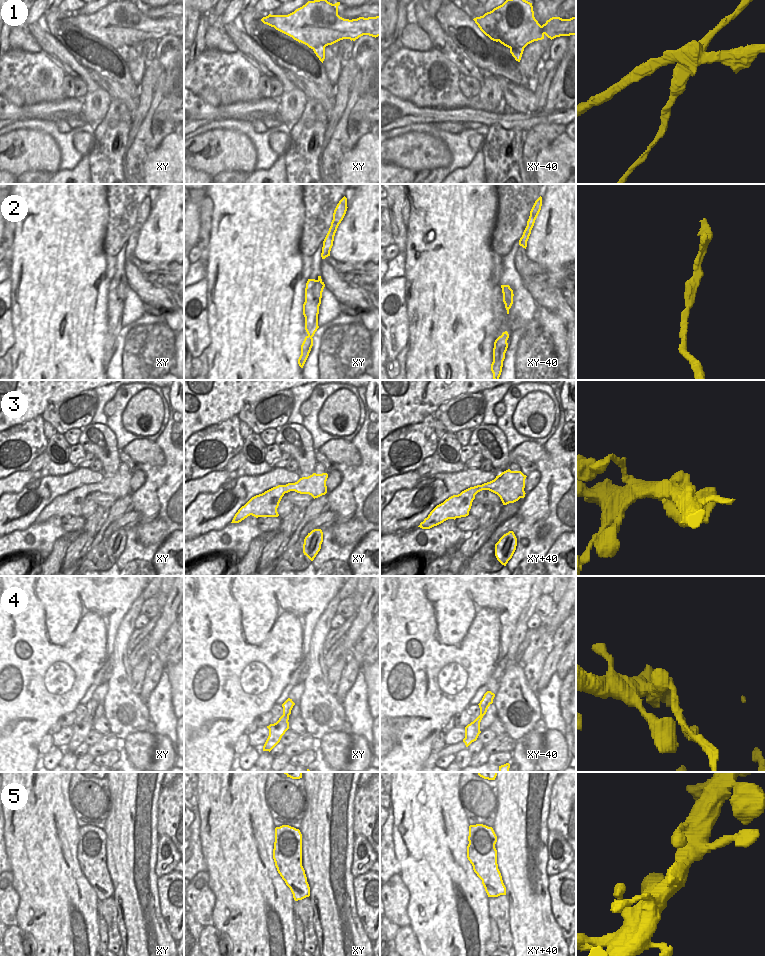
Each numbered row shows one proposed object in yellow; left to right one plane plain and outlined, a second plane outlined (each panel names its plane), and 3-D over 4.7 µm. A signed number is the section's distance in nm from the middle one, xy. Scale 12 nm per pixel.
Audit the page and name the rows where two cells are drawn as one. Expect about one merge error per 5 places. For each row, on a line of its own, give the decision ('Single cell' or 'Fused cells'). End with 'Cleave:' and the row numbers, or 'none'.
1: Fused cells
2: Single cell
3: Single cell
4: Fused cells
5: Single cell
Cleave: 1, 4.

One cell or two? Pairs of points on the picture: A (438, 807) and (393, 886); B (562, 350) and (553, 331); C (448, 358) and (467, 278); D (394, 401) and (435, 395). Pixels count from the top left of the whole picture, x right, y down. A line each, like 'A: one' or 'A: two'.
A: two
B: one
C: one
D: one

